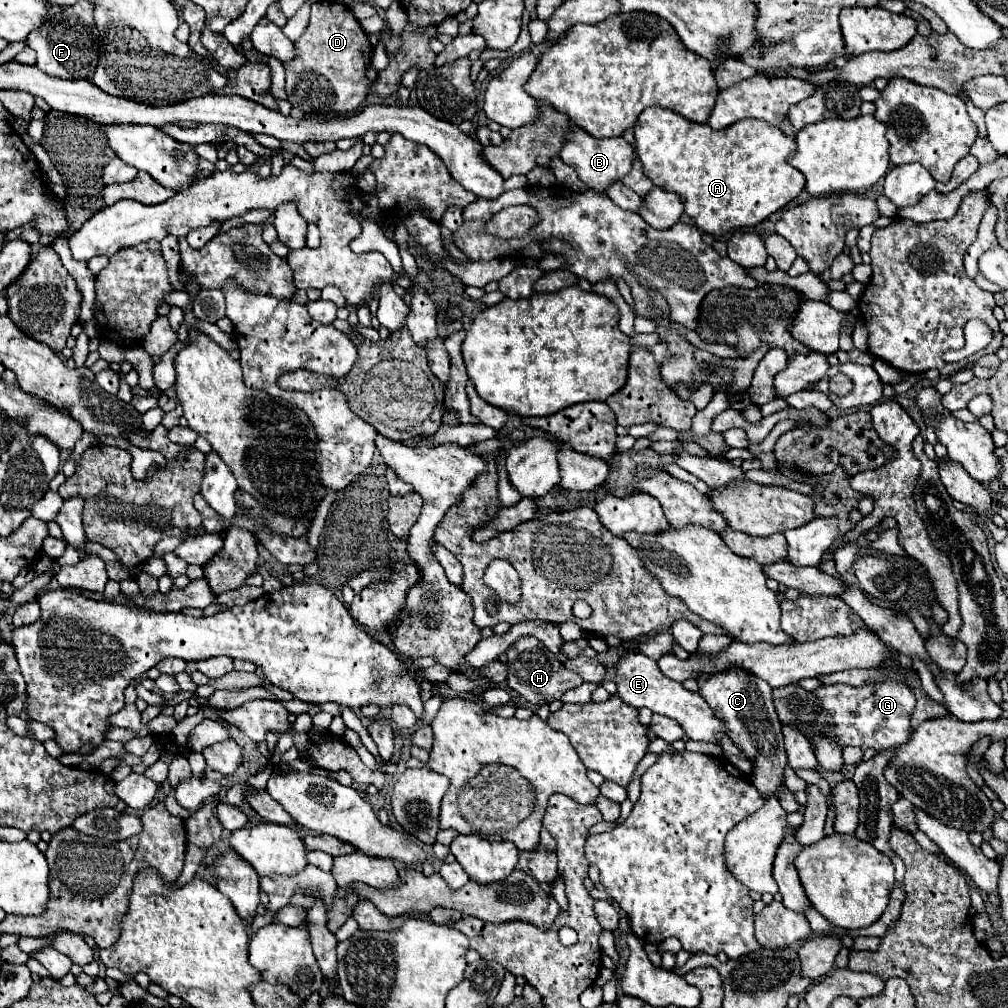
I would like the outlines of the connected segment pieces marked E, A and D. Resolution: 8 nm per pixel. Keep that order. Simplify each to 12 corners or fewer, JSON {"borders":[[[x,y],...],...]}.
{"borders":[[[643,653],[617,663],[623,703],[679,721],[719,745],[725,721]],[[649,107],[635,153],[715,237],[803,191],[759,119],[715,131]],[[311,5],[287,99],[305,115],[359,109],[369,39],[351,9]]]}

